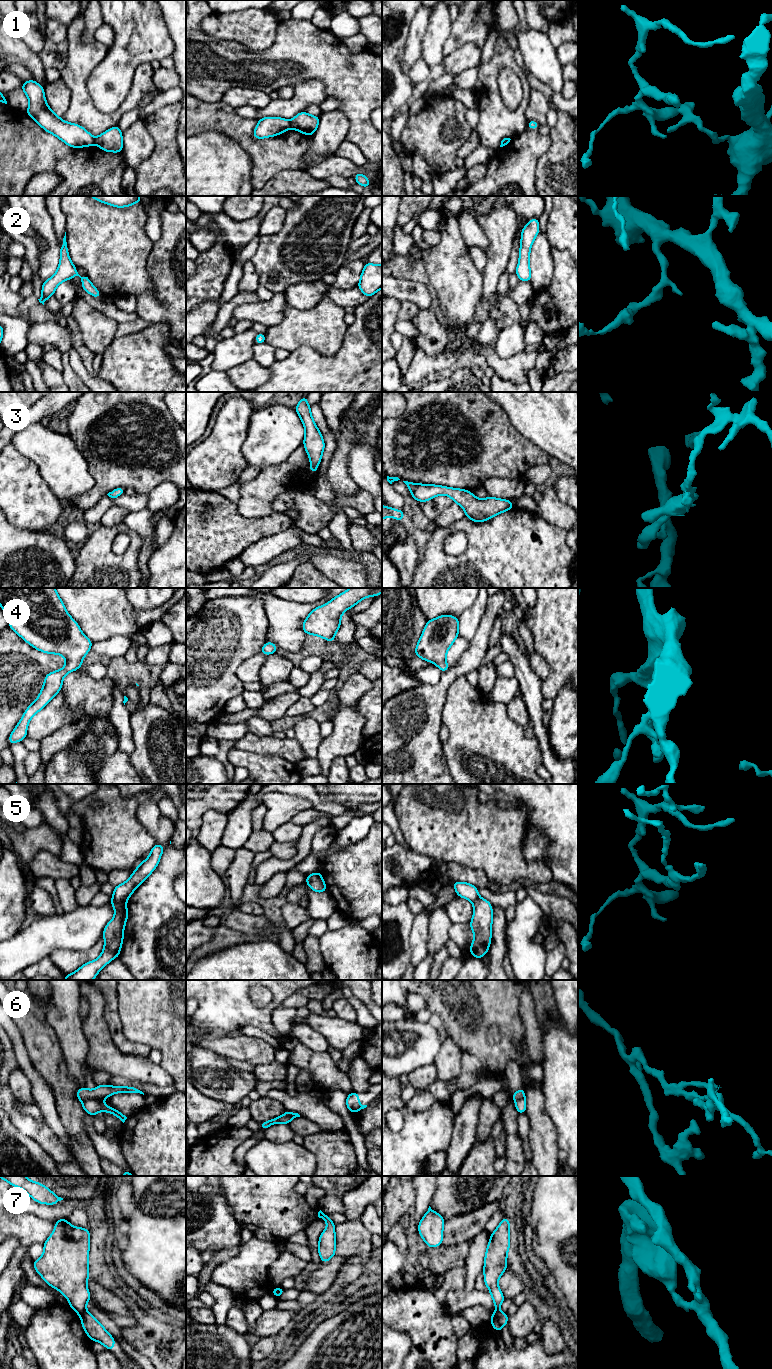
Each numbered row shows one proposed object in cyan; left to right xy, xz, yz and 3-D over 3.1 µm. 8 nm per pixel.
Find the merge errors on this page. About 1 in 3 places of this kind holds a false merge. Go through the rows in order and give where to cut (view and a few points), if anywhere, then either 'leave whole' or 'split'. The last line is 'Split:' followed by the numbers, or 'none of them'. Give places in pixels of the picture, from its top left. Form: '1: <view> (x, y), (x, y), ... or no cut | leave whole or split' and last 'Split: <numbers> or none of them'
1: xz (289, 121), (291, 127) | split
2: no cut | leave whole
3: no cut | leave whole
4: no cut | leave whole
5: xy (112, 899), (125, 902) | split
6: xy (99, 1099), (84, 1099), (82, 1101) | split
7: xy (85, 1309), (79, 1314) | split
Split: 1, 5, 6, 7

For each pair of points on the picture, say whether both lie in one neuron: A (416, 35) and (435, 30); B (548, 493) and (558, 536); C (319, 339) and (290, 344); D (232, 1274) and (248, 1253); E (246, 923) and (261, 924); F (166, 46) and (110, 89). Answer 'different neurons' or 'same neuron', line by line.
A: different neurons
B: different neurons
C: same neuron
D: same neuron
E: same neuron
F: same neuron

